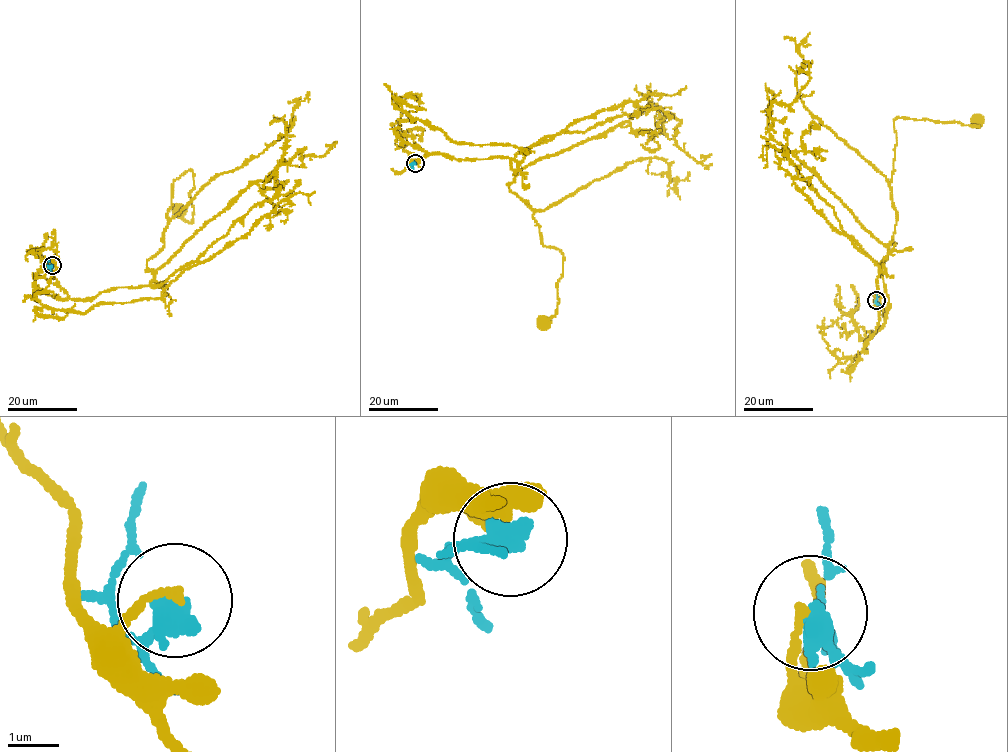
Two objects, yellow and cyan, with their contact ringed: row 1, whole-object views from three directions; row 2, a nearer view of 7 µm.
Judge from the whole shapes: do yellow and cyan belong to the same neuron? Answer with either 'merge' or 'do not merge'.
do not merge

